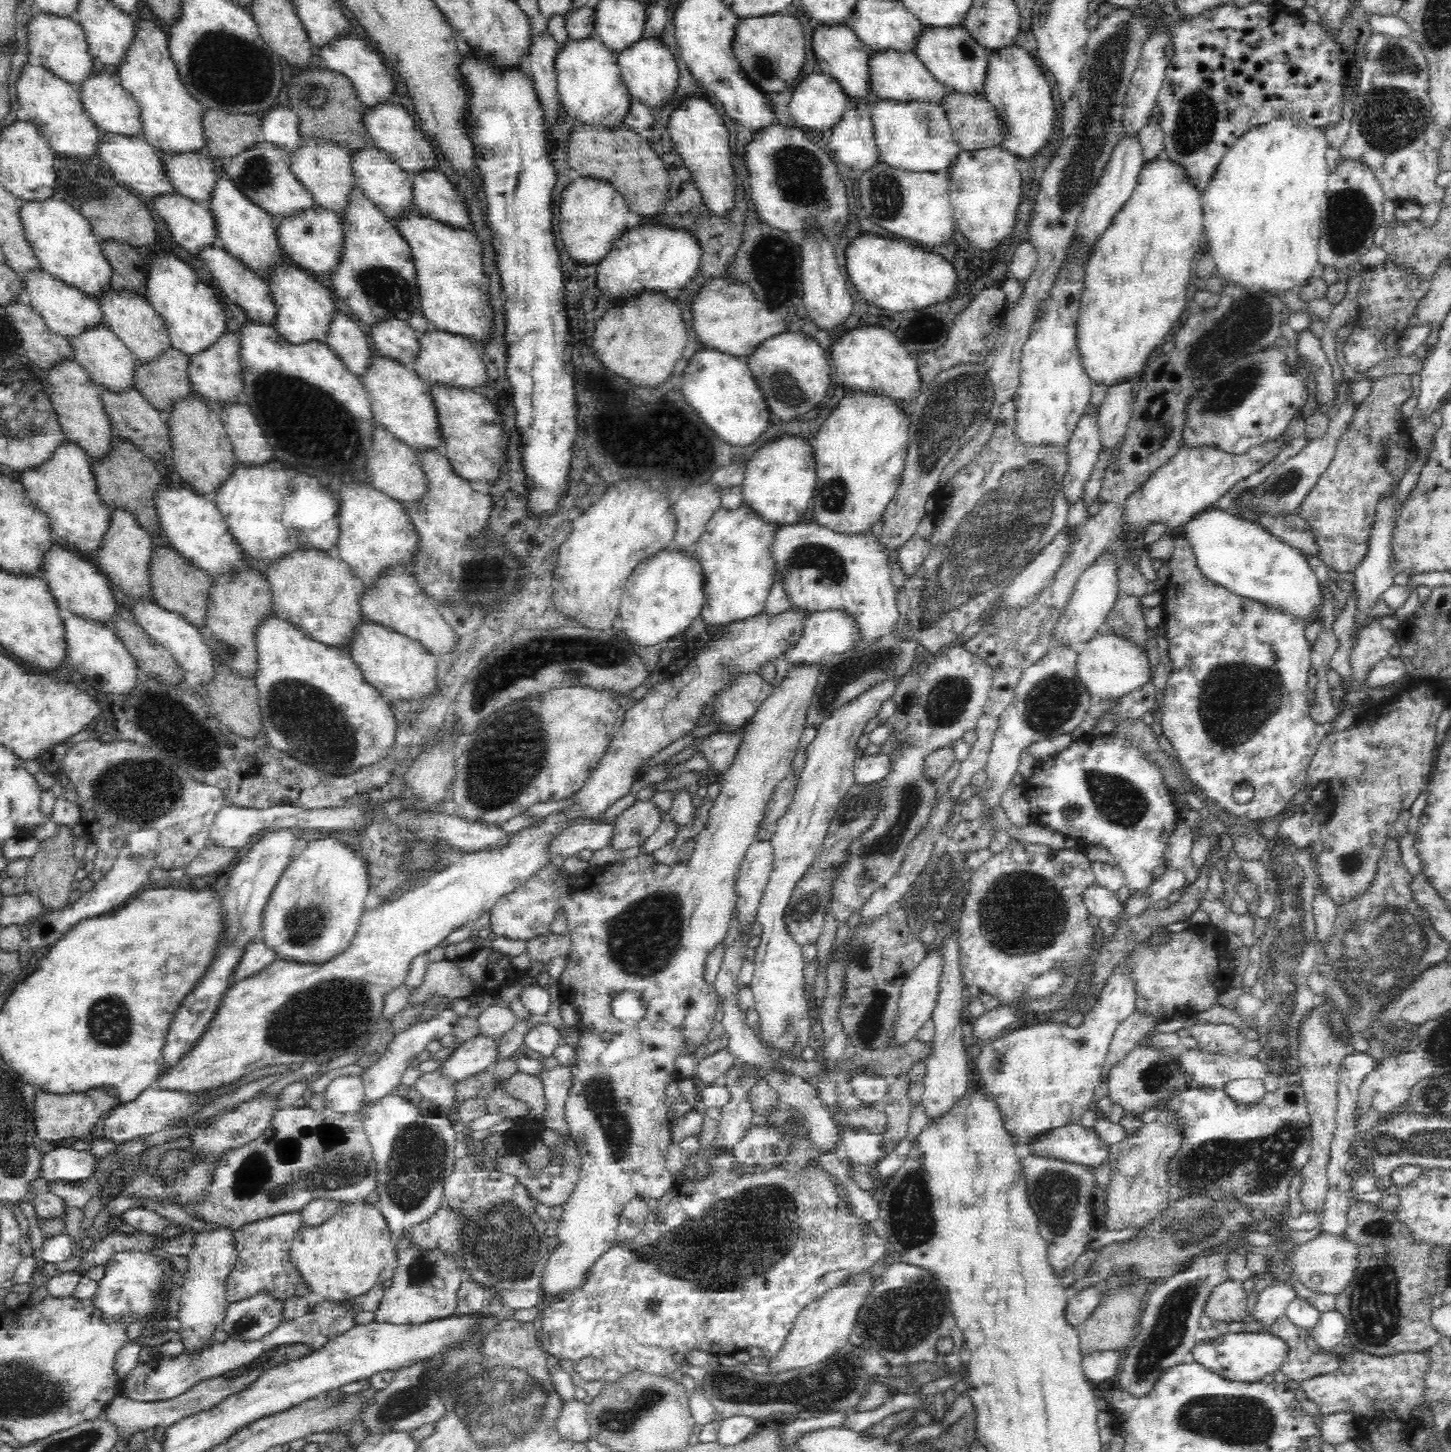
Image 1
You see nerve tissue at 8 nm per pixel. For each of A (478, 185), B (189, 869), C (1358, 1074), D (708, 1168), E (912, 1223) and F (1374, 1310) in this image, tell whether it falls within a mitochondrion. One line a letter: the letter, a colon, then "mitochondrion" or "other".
A: other
B: other
C: other
D: other
E: mitochondrion
F: mitochondrion

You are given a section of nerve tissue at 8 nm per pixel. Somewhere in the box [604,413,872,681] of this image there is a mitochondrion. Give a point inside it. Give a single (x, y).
(826, 559)

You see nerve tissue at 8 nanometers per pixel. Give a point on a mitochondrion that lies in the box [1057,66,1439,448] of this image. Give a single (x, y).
(1351, 213)

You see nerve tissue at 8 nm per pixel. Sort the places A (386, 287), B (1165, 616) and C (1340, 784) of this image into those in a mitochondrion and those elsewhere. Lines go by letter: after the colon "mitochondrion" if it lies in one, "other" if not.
A: mitochondrion
B: other
C: other

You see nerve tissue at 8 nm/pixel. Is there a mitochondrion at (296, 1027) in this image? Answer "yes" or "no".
yes

